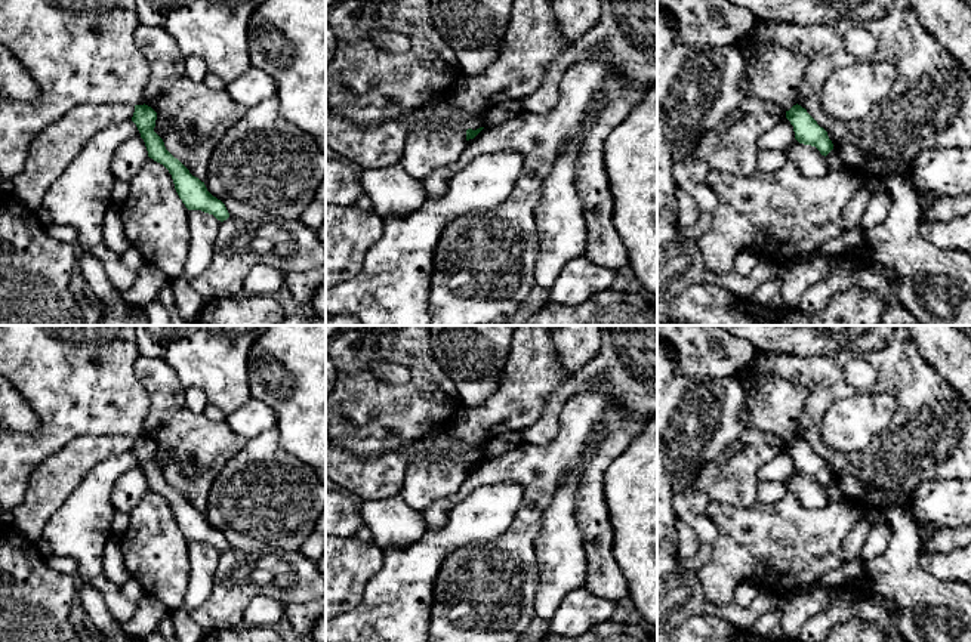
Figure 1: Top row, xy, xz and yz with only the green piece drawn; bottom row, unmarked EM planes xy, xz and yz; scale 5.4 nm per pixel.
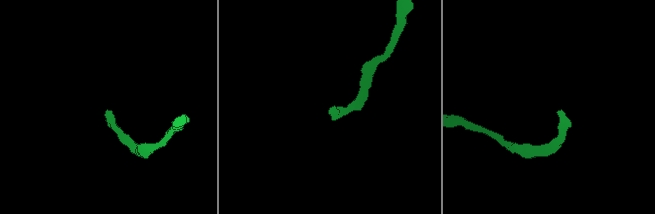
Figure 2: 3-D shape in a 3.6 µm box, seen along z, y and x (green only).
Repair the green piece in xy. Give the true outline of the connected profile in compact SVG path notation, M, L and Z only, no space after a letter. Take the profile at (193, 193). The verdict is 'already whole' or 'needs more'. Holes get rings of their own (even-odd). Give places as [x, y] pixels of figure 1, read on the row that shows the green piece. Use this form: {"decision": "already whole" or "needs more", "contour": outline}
{"decision": "already whole", "contour": "M135 105L132 121L145 142L148 157L163 164L172 175L175 189L188 210L201 210L224 222L229 217L225 204L213 197L204 182L175 158L164 146L163 139L154 132L157 112L148 105Z"}

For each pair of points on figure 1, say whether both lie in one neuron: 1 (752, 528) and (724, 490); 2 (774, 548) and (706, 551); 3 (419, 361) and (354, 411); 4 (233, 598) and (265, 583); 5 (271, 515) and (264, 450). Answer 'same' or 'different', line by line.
1: different
2: different
3: same
4: same
5: same

